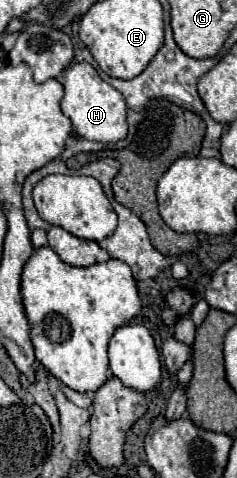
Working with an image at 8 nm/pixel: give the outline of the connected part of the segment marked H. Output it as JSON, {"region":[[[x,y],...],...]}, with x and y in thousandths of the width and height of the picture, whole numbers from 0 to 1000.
{"region":[[[312,130],[270,146],[270,205],[262,234],[304,251],[312,272],[363,289],[405,297],[498,297],[540,280],[532,259],[532,218],[523,201],[447,176],[414,151],[371,130]]]}

